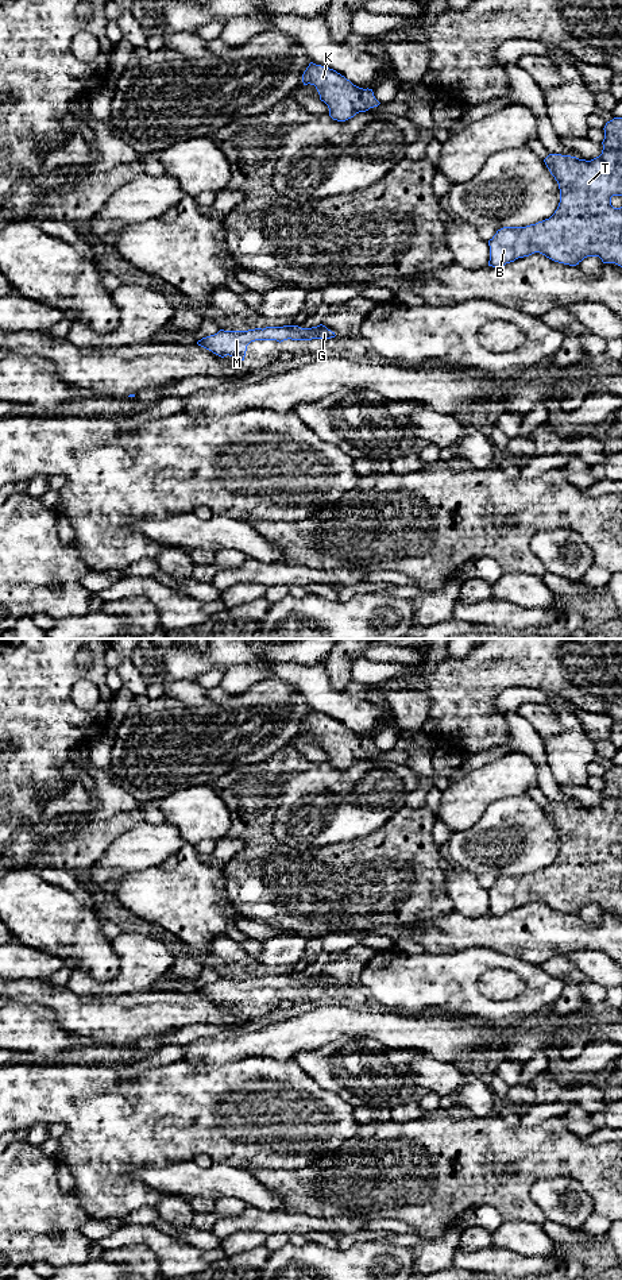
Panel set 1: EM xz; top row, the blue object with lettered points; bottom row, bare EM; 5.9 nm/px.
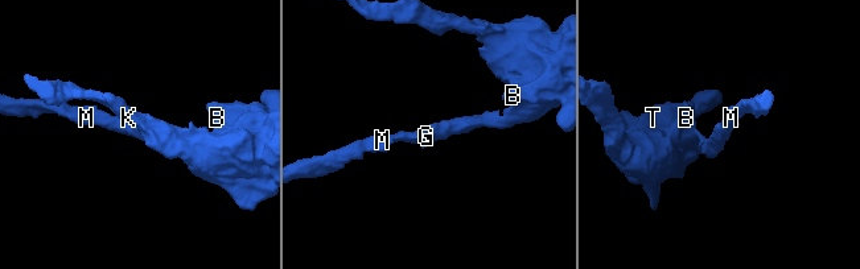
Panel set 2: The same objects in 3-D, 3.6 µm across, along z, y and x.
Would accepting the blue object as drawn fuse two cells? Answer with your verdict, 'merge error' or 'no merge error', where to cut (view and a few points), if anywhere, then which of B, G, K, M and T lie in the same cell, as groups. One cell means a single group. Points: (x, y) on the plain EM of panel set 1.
no merge error; no cut; B G K M T

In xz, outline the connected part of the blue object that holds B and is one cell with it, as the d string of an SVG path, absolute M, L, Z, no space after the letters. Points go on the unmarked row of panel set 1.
M614 766L604 774L602 802L591 809L571 803L549 802L544 810L559 832L560 851L555 861L542 870L526 875L503 875L488 888L488 914L503 915L518 906L540 901L546 906L576 914L587 905L599 905L603 911L615 911L622 915L622 855L611 853L613 844L622 844L622 766Z

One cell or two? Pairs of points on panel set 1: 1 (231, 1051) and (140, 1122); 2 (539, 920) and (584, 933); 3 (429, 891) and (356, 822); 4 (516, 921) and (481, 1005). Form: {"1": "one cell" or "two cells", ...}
{"1": "two cells", "2": "one cell", "3": "two cells", "4": "two cells"}

